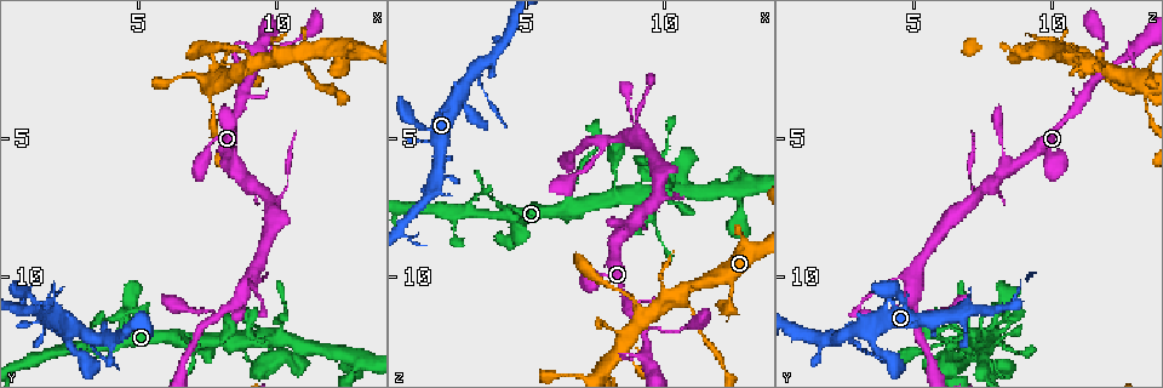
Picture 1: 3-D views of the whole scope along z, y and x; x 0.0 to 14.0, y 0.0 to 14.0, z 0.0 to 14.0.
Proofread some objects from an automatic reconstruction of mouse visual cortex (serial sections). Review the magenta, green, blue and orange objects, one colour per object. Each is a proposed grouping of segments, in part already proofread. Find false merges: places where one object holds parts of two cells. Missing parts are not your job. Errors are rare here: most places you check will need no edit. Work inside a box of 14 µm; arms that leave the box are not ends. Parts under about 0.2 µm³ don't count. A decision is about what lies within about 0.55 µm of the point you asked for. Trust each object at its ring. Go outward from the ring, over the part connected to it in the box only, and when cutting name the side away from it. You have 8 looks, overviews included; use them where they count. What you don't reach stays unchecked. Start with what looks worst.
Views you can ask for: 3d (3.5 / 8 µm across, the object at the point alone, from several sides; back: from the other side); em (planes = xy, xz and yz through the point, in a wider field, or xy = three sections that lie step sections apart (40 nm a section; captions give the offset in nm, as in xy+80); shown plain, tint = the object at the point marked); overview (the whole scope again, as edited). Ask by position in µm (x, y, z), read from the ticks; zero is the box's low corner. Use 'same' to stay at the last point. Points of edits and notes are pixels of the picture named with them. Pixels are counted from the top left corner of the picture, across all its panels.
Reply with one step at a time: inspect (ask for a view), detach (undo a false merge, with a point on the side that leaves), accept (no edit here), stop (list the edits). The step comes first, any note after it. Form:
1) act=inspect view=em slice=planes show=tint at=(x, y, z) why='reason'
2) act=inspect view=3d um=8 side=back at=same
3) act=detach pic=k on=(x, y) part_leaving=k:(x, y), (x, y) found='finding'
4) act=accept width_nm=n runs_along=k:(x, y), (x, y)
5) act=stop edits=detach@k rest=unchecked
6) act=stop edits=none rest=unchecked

act=inspect view=3d um=3.5 at=(12.7, 13.0, 7.1) why='looks like a crossing'

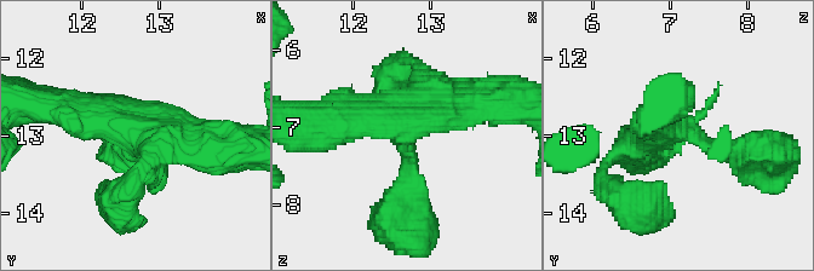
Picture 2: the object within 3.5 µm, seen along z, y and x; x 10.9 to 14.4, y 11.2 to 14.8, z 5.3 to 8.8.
act=accept runs_along=2:(50, 108), (202, 145) found='one cell here'

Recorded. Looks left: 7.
act=inspect view=3d um=8 at=(10.7, 2.0, 10.8) why='sharp bend'

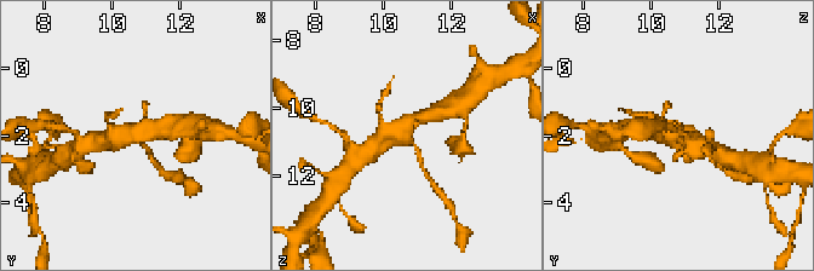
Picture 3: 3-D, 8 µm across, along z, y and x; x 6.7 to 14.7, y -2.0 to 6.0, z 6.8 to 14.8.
act=inspect view=em slice=xy step=5 show=tint at=(10.7, 2.1, 10.9) why='need the tissue'

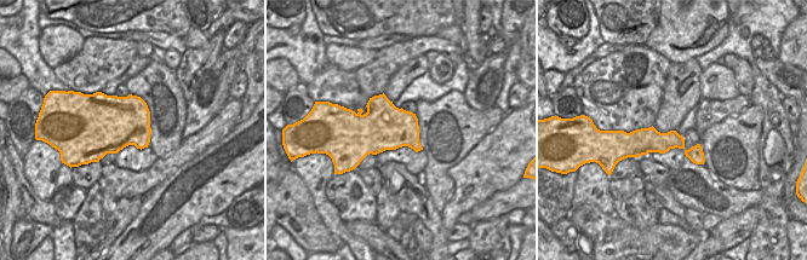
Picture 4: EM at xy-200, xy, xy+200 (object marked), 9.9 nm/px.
act=accept runs_along=3:(429, 115), (383, 136), (368, 149) found='all the same cell'

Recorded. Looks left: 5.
act=inspect view=3d um=3.5 at=(7.5, 3.3, 13.3) why='three-way junction'

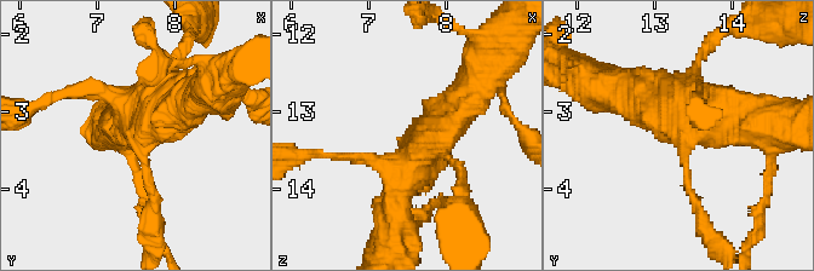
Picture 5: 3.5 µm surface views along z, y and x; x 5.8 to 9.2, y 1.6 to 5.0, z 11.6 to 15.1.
act=inspect view=em slice=xy step=1 show=tint at=(7.60, 3.35, 13.35) why='need the tissue'

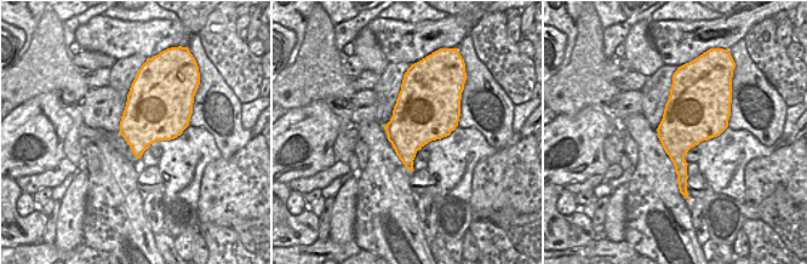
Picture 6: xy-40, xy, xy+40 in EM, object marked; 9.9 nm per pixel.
act=accept runs_along=5:(475, 88), (411, 166), (366, 160) found='one cell here'

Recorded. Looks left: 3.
act=stop edits=none rest=unchecked

